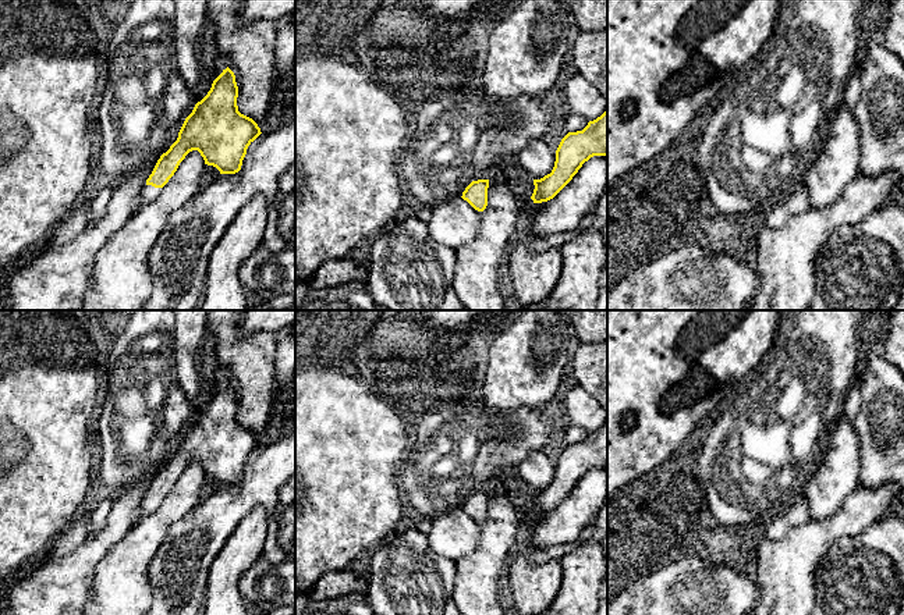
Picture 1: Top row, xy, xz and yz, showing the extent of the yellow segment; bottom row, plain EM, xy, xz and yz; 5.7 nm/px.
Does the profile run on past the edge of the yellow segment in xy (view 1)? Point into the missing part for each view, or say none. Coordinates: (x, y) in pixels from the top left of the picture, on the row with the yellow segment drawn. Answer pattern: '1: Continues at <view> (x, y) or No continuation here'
1: Continues at xy (149, 194)

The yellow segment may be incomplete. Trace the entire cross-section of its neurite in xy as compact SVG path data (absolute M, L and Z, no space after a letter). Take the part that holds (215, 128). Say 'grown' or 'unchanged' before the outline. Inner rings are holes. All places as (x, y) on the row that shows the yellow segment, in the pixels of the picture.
grown; M227 67L185 118L177 141L157 160L141 193L138 210L160 195L192 150L198 150L205 164L216 167L220 174L235 174L241 170L248 146L262 132L252 118L238 111L237 97L235 75Z

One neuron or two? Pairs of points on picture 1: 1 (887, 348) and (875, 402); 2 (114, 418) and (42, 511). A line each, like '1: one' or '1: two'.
1: two
2: two

